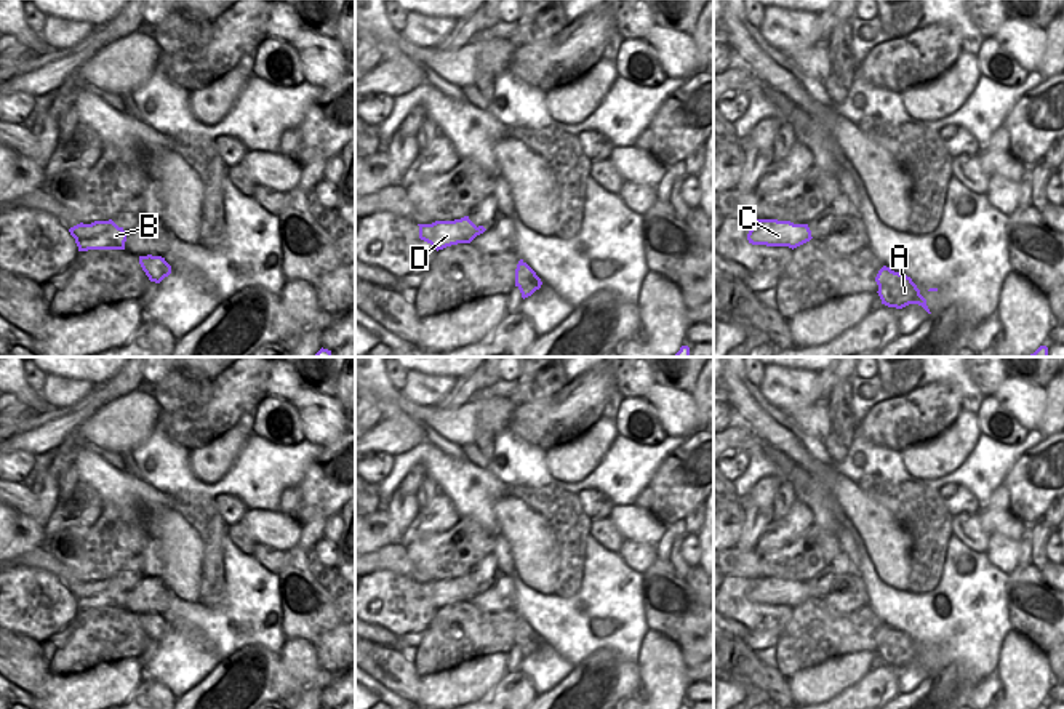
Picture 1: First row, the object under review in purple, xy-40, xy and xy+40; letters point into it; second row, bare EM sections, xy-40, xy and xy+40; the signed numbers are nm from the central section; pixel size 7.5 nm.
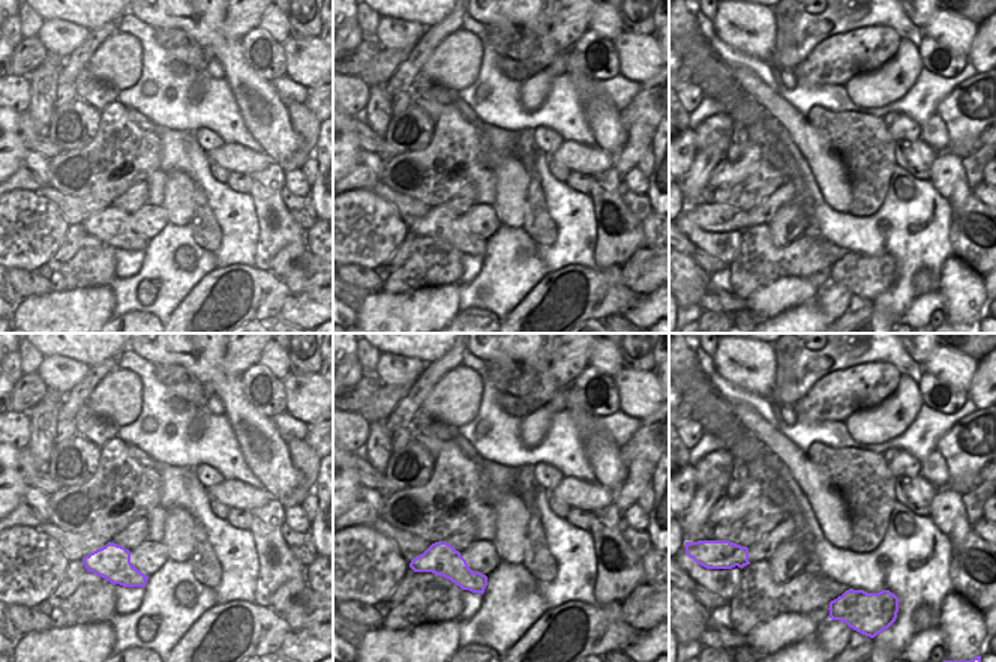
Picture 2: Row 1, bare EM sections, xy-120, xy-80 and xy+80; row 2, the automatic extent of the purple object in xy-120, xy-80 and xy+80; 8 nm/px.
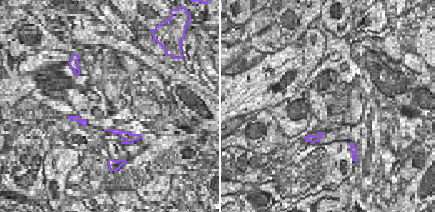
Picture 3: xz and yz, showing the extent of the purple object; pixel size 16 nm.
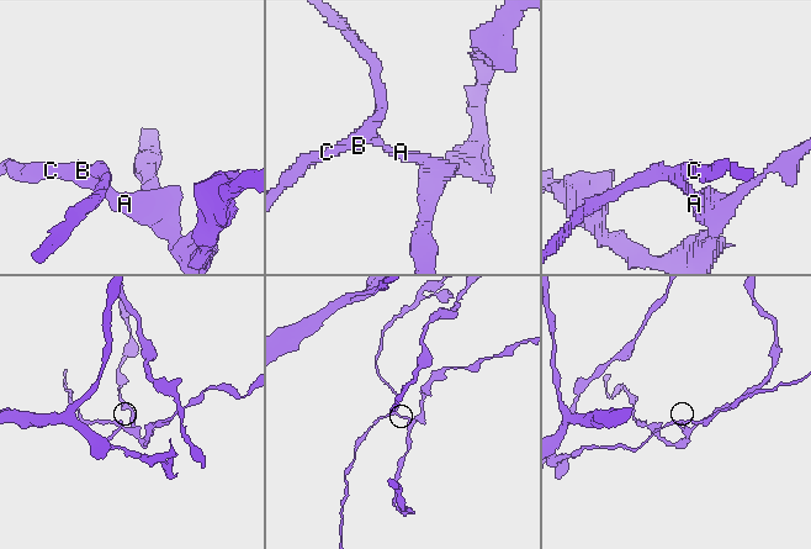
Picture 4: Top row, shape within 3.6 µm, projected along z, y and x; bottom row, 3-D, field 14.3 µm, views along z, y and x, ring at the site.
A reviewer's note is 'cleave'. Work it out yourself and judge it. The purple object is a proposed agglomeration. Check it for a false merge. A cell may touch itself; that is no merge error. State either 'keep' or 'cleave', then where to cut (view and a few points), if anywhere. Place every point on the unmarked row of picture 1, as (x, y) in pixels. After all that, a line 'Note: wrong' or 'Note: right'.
cleave | xy-40 (167, 621), (165, 631), (157, 640)
Note: right

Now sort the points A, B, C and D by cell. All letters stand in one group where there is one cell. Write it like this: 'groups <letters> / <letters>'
groups A / B C D

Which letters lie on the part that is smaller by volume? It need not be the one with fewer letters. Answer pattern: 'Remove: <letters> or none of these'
Remove: B, C, D

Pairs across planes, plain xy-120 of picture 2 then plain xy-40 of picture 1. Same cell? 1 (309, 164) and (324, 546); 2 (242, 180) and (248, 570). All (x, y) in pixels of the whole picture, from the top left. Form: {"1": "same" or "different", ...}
{"1": "different", "2": "different"}

